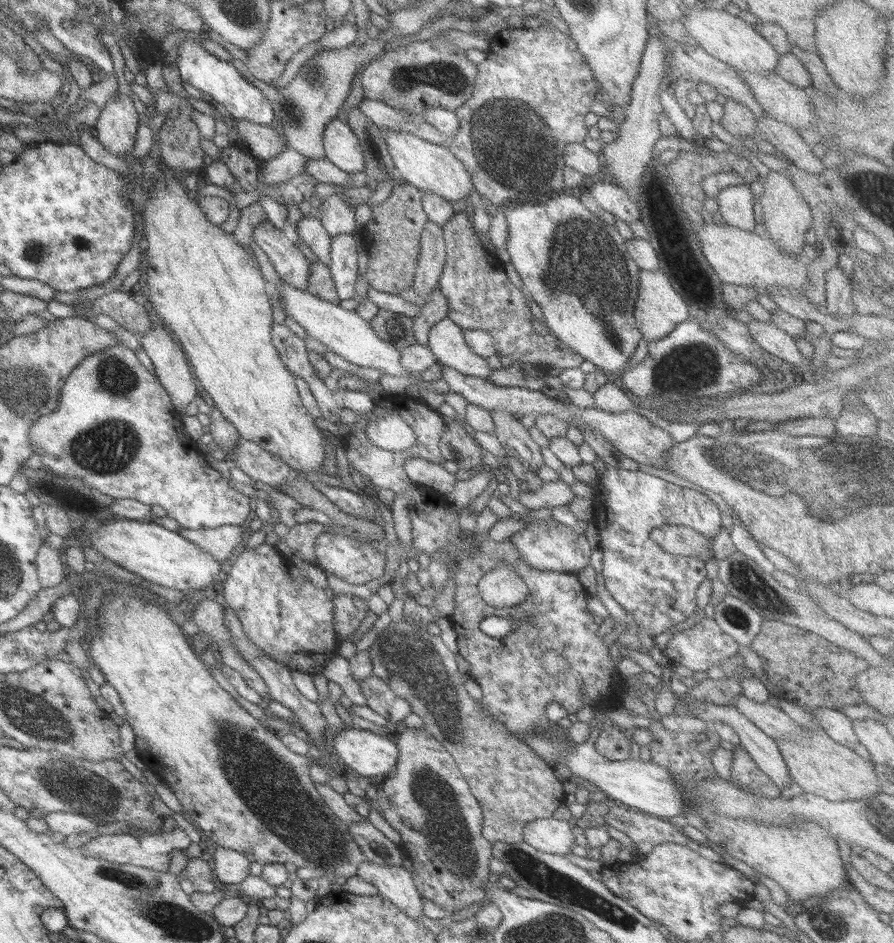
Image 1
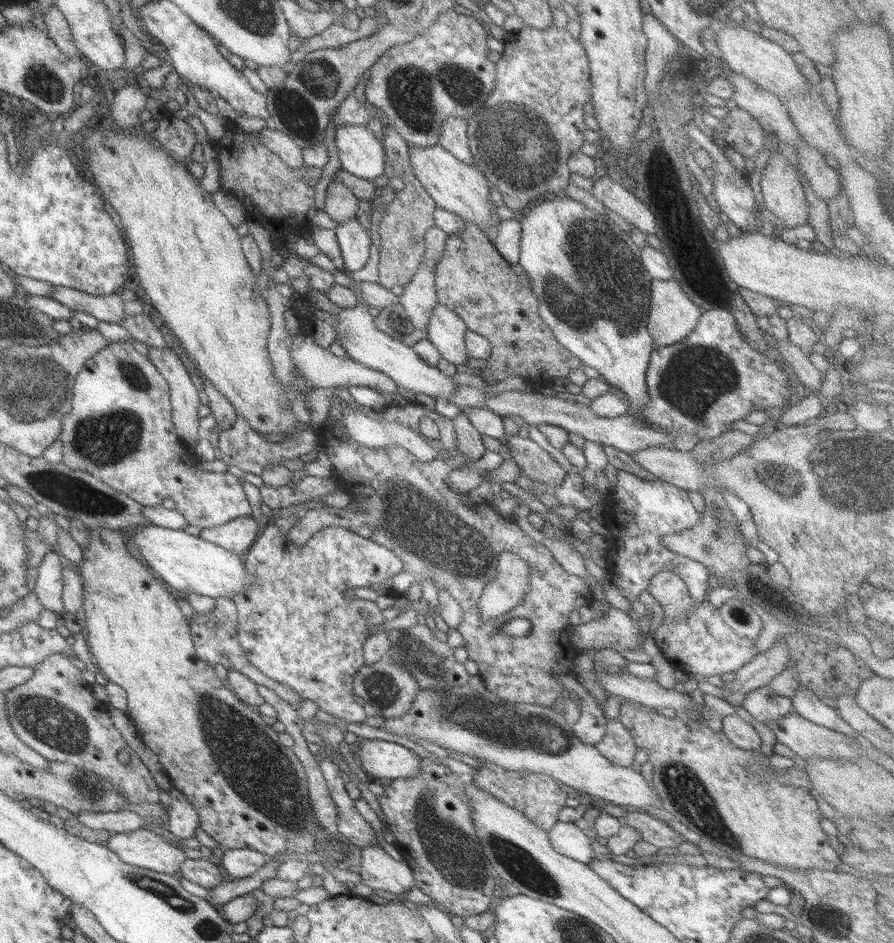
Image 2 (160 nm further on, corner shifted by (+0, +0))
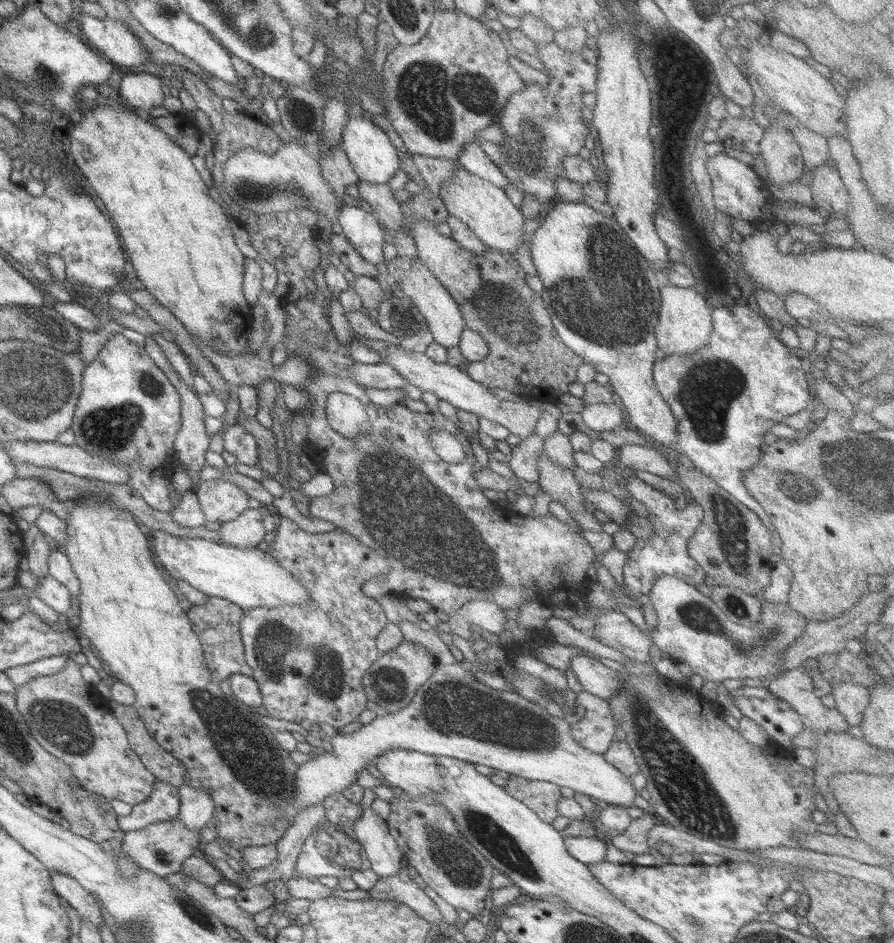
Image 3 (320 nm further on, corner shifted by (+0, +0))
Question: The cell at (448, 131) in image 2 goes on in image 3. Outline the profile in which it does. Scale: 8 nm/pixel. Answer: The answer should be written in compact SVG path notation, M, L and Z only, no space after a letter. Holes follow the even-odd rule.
M473 140L468 144L464 144L461 149L461 155L457 157L458 166L467 171L467 173L489 182L497 188L507 188L510 180L501 176L501 172L493 166L493 162L487 160L487 156L483 154L482 148Z

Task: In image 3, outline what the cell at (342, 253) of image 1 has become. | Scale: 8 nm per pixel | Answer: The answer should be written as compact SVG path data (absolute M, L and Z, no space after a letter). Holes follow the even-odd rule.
M348 201L340 207L336 222L341 226L341 236L349 241L364 261L376 266L382 262L383 231L372 213Z

